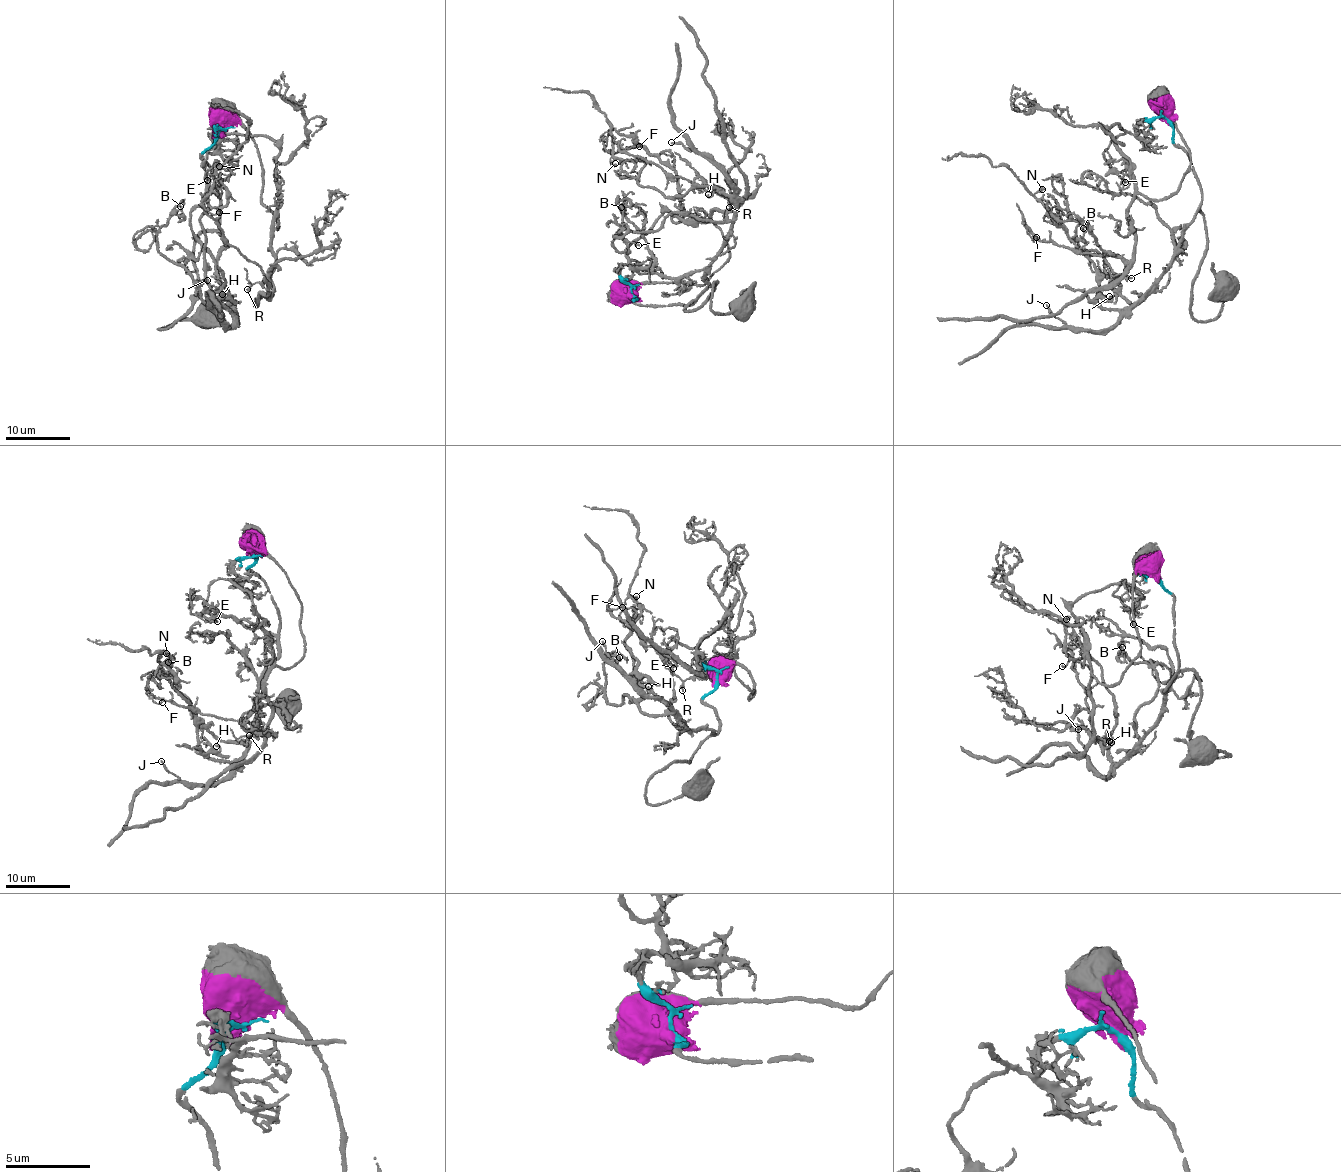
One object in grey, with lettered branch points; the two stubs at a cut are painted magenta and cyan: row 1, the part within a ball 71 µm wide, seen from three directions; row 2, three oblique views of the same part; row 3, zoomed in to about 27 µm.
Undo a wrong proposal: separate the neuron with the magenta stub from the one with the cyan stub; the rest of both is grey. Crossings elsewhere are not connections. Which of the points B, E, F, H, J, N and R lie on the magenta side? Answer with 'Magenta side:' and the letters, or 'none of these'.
Magenta side: E, F, R

